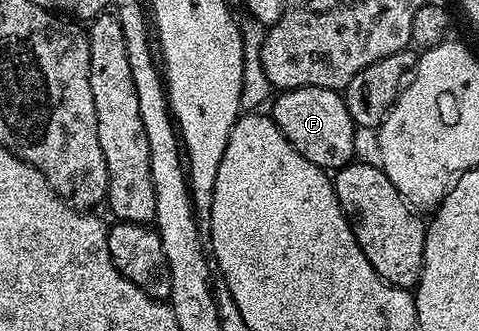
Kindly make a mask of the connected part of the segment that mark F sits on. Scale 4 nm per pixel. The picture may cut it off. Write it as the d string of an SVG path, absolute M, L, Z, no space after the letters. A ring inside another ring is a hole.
M301 87L280 92L276 97L273 101L275 106L269 109L269 115L277 123L285 139L293 143L293 147L302 157L309 159L309 163L321 167L324 171L338 171L351 164L356 156L357 126L346 100L336 90Z

